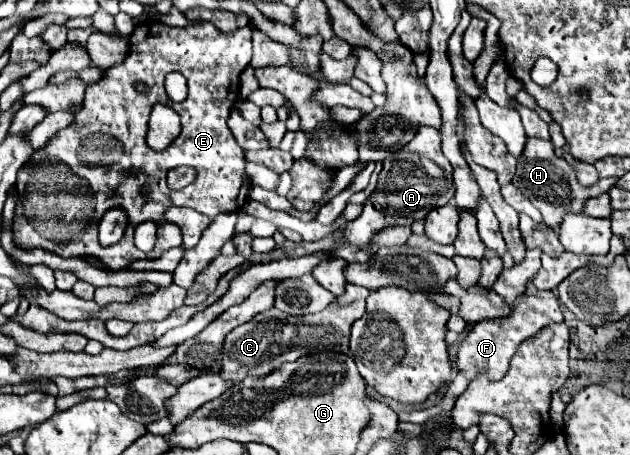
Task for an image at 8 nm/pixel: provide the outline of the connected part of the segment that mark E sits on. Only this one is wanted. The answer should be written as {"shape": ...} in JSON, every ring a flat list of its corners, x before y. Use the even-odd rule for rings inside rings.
{"shape":[[147,20,147,22,141,22,133,36,129,38,129,54,125,58,125,62,109,68,103,72,103,78,95,84,91,84,85,92,83,106,79,112,75,114,75,124,79,126,79,131,93,132,86,136,82,136,83,144,79,147,81,151,75,150,77,159,78,154,86,154,86,163,80,166,80,163,76,163,76,160,67,164,68,168,75,175,83,178,87,183,97,186,102,186,102,179,106,173,111,170,111,176,113,176,113,184,109,184,109,188,98,188,95,190,95,212,93,214,103,214,107,208,123,208,127,212,127,218,129,218,129,224,127,224,127,230,125,230,125,236,113,244,113,246,107,246,107,248,101,248,101,244,97,242,97,234,95,238,89,238,89,240,79,240,79,246,77,246,77,256,95,256,99,258,105,268,111,268,111,270,123,270,131,260,135,258,147,258,145,252,137,250,135,244,133,244,133,230,137,224,145,222,145,220,153,220,157,222,159,230,157,230,157,248,153,252,165,252,173,246,181,246,183,238,181,238,181,230,179,226,171,224,171,222,165,222,163,220,163,212,169,208,169,206,187,206,187,208,193,208,209,218,215,218,217,214,223,214,223,212,237,212,237,208,241,208,247,200,247,194,251,190,251,180,247,178,245,174,245,156,243,156,243,150,241,146,237,144,237,140,231,136,231,130,227,128,227,116,231,114,231,108,239,96,239,74,245,70,245,66,251,62,251,28,241,28,237,32,231,32,231,34,223,34,219,32,211,22,203,22,199,26,191,26,191,28,171,28,163,22,153,22,153,20],[167,72,181,72,185,78,187,78,187,86,189,86,189,96,175,104,167,98,165,94,165,88,163,88,163,80,165,80,165,74],[133,82,149,82,149,92,147,94,137,94,135,88,133,88],[153,104,167,104,167,106,173,106,178,114,181,114,181,134,173,140,173,144,169,144,163,152,155,152,151,150,147,144,145,144,145,134,147,134,147,120,149,120,149,114,151,114,151,108],[117,156,123,158,123,162,117,160],[175,166,195,166,195,170,199,170,195,182,183,190,171,190,165,182,165,172,175,168]]}

